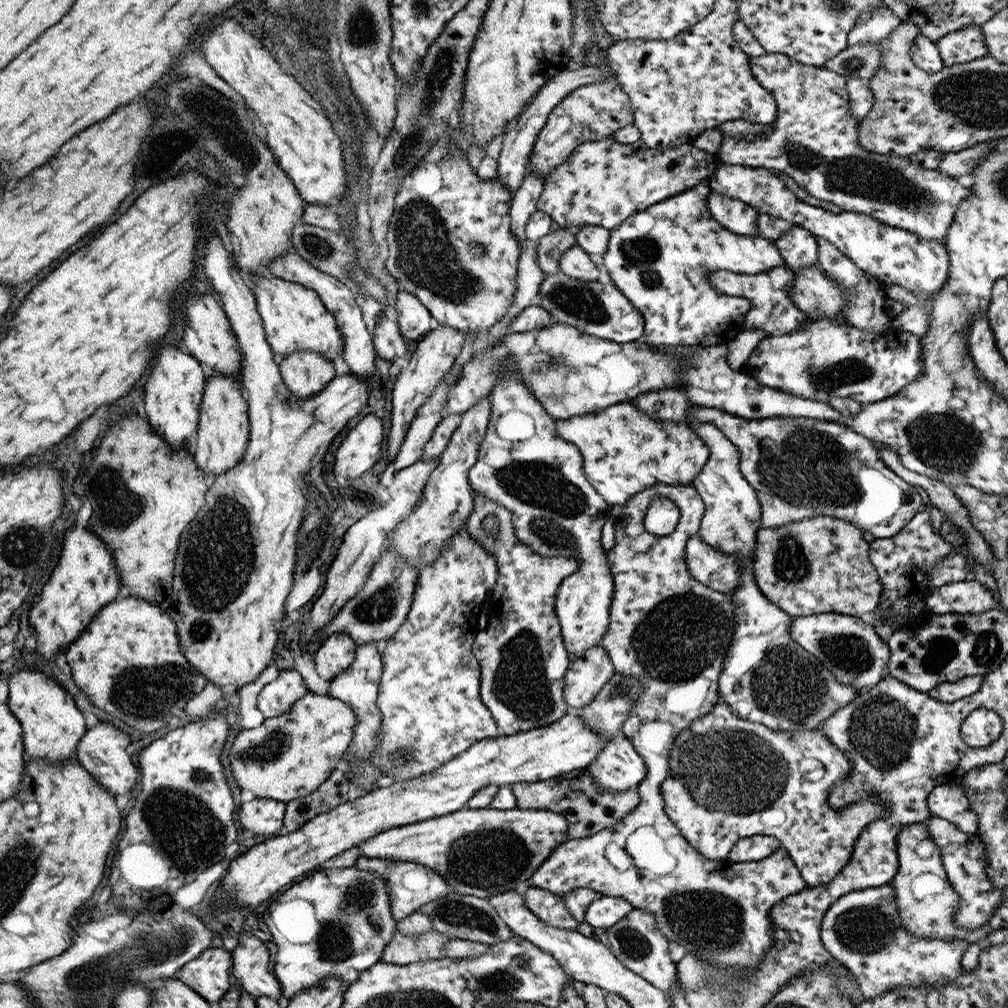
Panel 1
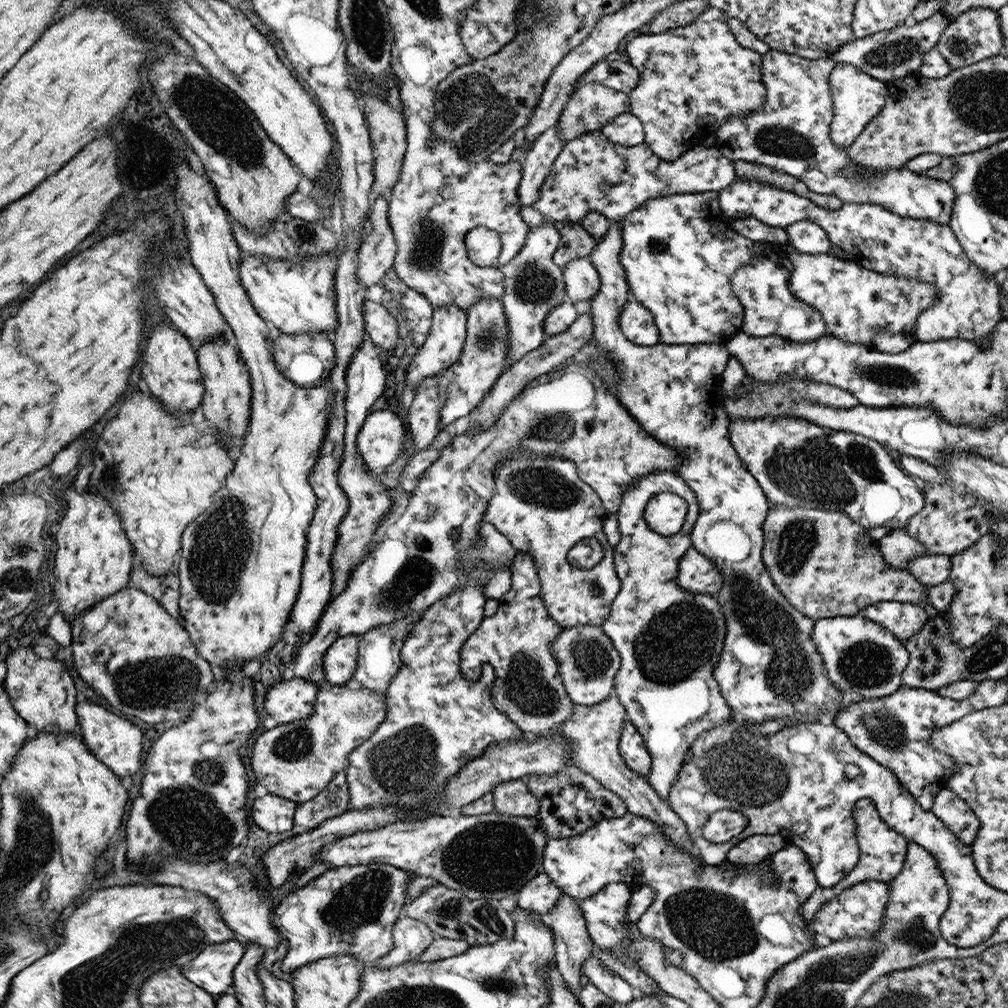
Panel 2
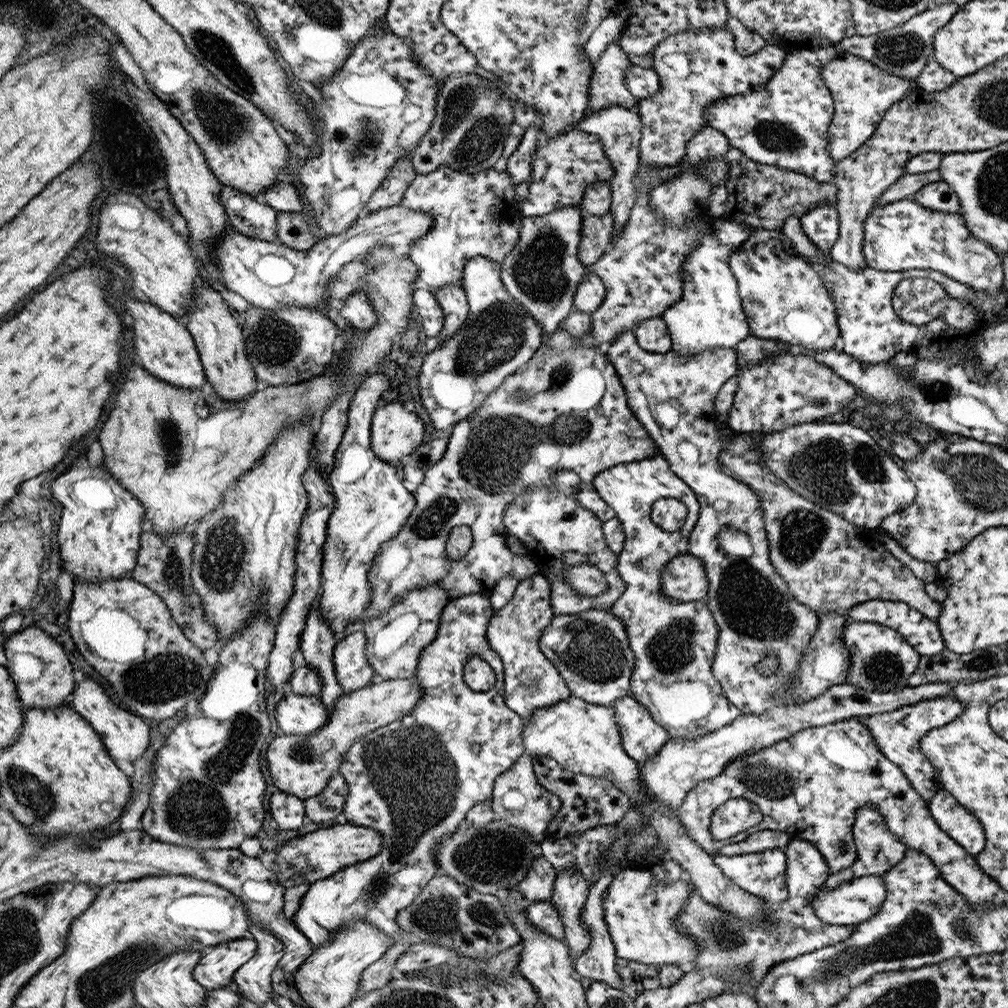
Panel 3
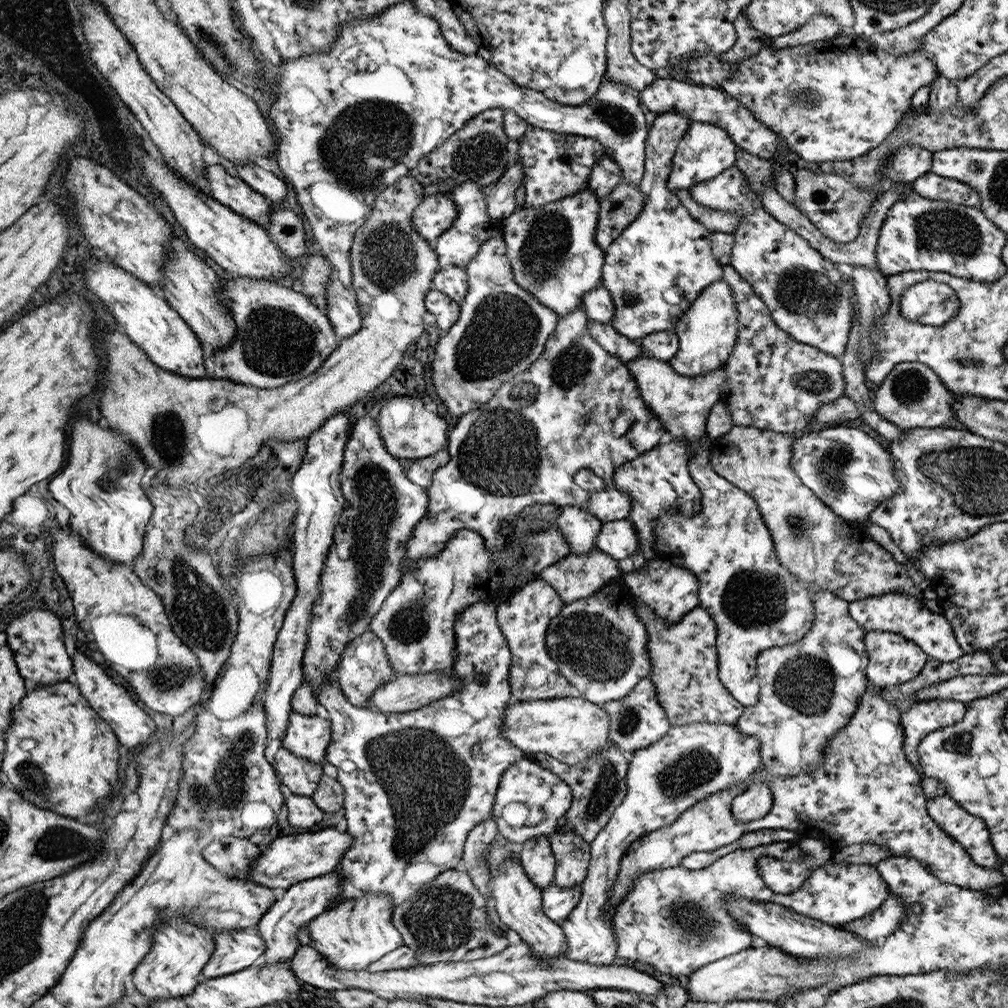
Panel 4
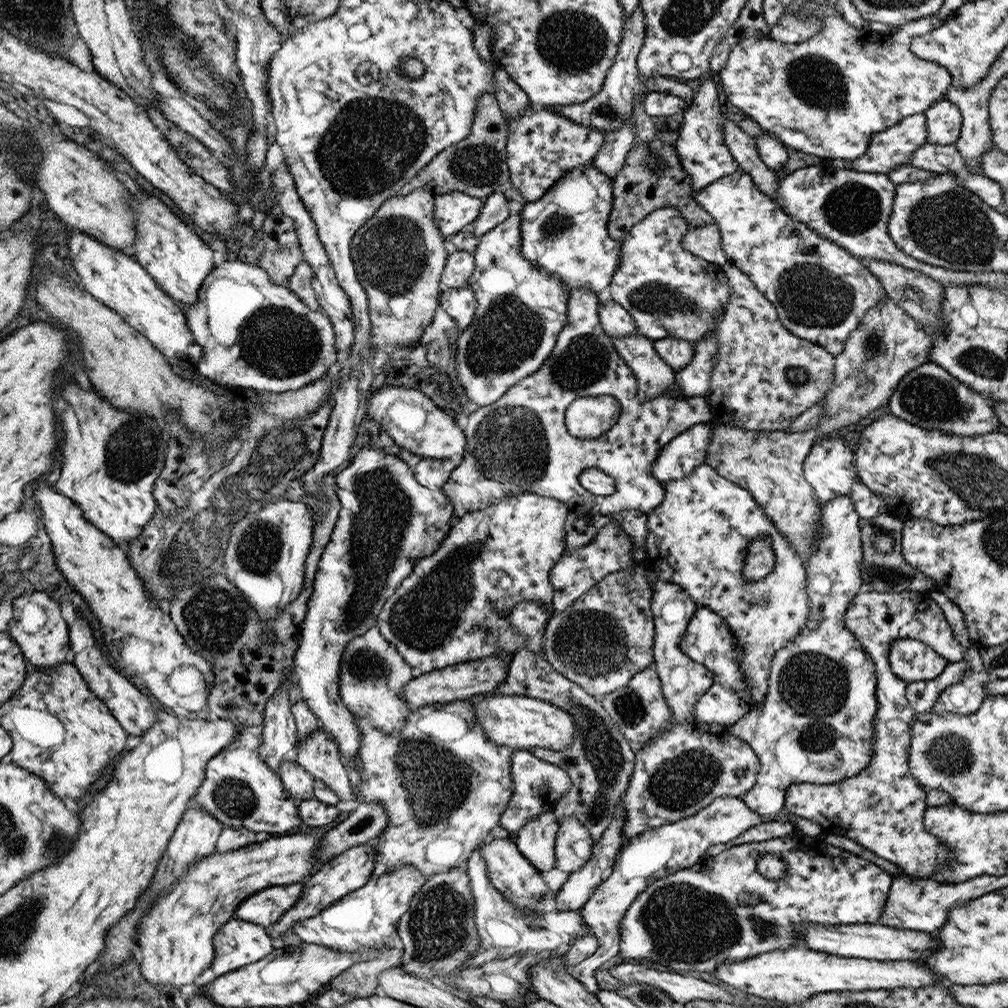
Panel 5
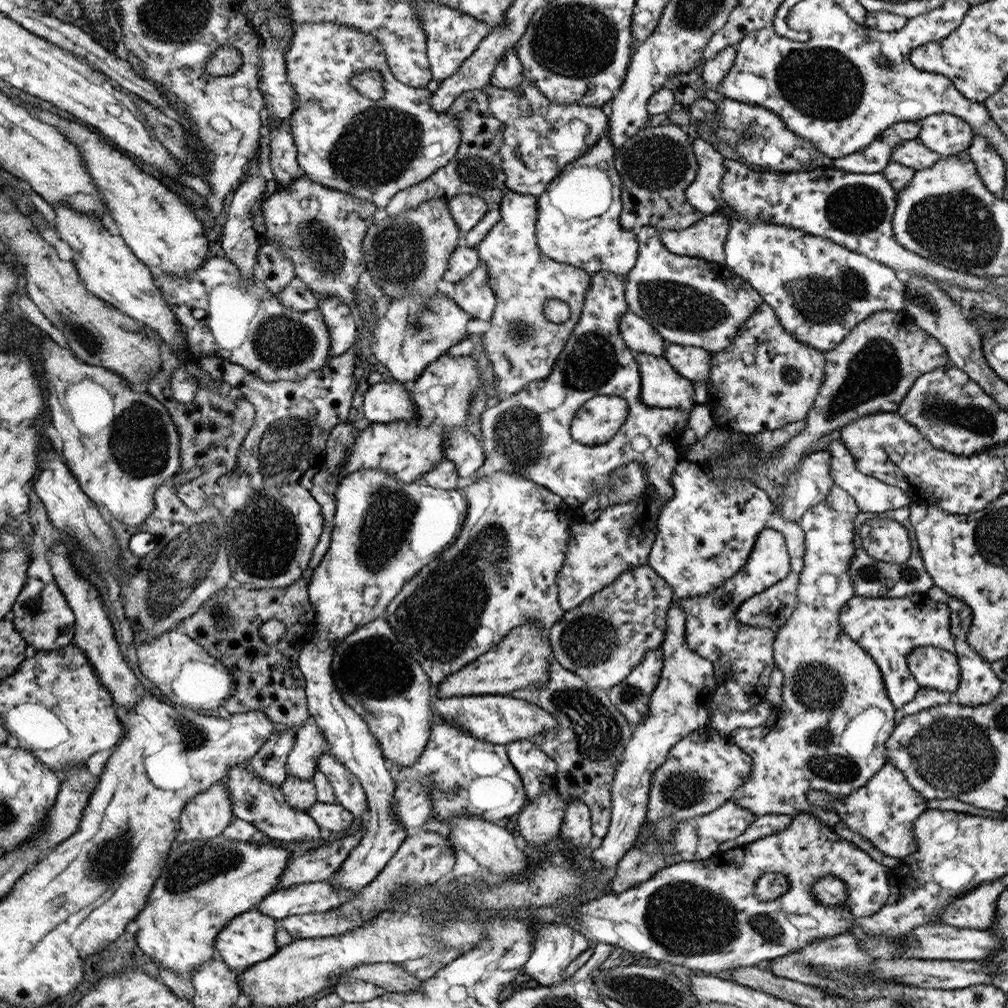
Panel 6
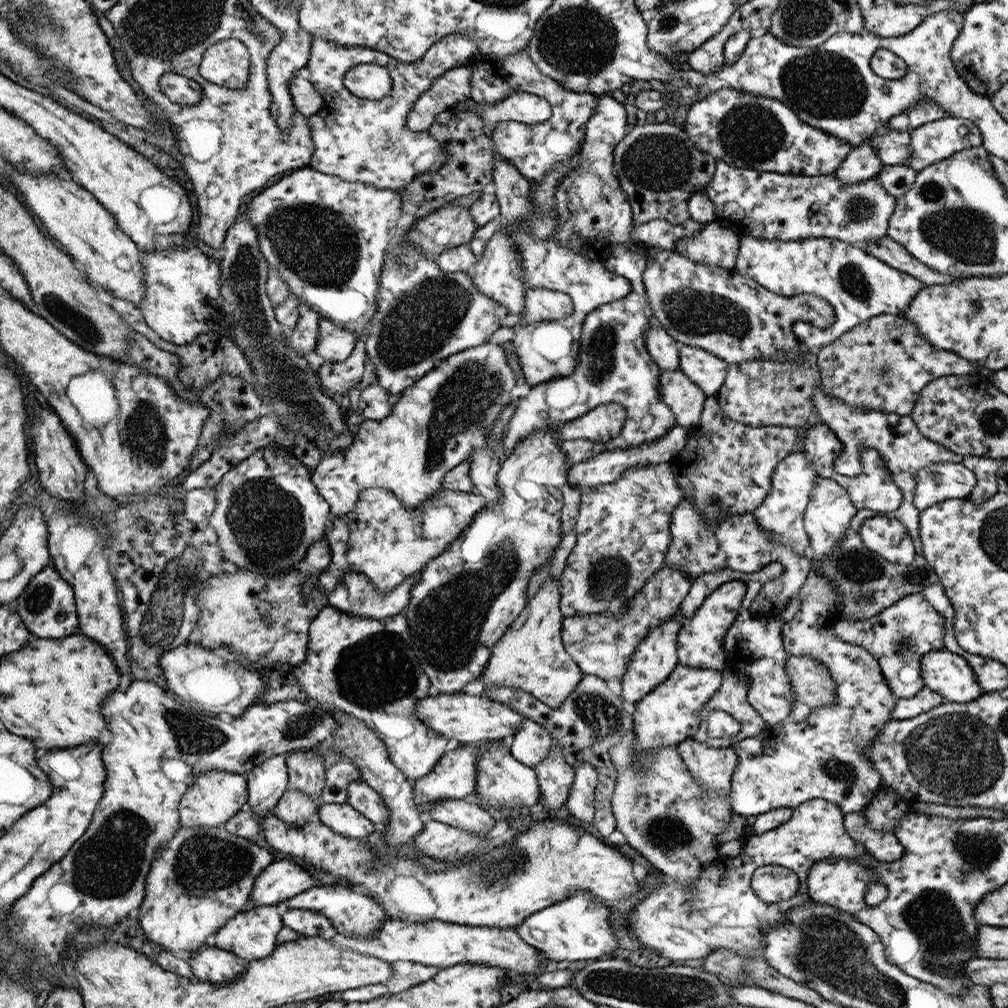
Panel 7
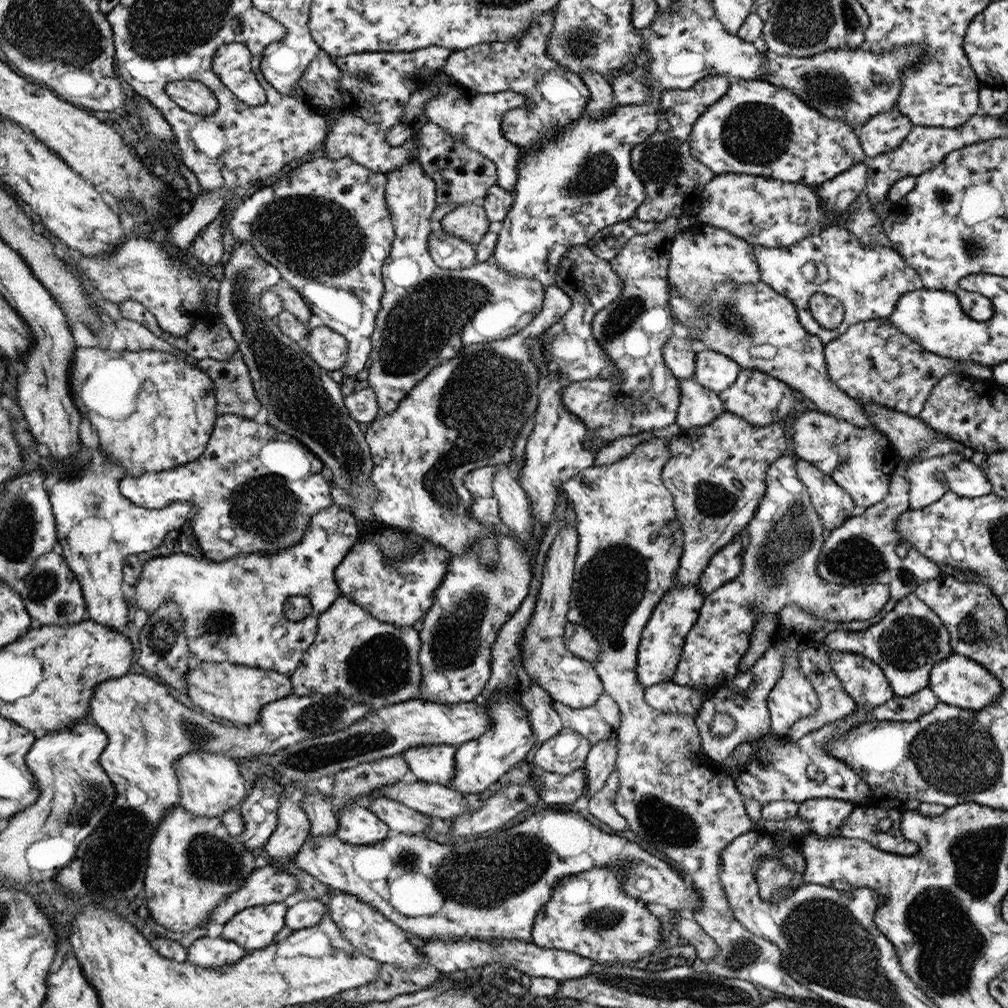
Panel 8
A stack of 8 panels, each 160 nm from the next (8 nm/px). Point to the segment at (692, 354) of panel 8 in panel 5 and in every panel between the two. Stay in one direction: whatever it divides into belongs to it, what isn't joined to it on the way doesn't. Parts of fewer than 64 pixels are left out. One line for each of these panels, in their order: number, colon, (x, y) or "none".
5: (617, 322)
6: (641, 337)
7: (662, 347)

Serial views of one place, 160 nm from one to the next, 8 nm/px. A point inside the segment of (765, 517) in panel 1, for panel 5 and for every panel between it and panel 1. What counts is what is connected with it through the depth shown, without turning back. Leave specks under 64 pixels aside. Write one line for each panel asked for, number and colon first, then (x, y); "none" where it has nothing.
2: (797, 462)
3: (838, 466)
4: (847, 467)
5: (830, 467)

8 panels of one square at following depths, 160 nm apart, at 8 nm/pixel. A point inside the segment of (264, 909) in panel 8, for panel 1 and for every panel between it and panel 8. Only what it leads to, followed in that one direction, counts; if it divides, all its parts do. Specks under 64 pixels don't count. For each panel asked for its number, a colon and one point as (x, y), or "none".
1: (209, 974)
2: (213, 969)
3: (217, 968)
4: (236, 950)
5: (238, 943)
6: (249, 939)
7: (252, 934)

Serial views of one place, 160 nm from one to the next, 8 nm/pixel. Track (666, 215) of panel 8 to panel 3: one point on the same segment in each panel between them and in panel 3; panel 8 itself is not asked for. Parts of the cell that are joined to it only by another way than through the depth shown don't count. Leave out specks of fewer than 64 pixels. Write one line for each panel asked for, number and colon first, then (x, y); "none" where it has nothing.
3: (764, 196)
4: (620, 209)
5: (653, 177)
6: (658, 165)
7: (660, 168)

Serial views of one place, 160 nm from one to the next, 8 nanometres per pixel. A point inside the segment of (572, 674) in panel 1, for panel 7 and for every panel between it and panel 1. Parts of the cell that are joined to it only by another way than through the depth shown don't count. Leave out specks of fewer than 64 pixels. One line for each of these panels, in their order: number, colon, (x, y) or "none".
2: (589, 661)
3: (590, 649)
4: (599, 643)
5: (607, 637)
6: (602, 640)
7: (602, 644)

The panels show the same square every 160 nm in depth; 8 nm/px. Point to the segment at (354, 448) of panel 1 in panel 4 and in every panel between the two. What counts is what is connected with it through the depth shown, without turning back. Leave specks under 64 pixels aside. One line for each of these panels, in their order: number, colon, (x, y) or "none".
2: (383, 434)
3: (395, 433)
4: (410, 429)

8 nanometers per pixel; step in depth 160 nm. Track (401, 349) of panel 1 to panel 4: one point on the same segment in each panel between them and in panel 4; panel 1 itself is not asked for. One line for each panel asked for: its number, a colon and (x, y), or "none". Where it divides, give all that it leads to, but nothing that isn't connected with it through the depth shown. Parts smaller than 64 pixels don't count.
2: (382, 329)
3: (357, 312)
4: (343, 309)

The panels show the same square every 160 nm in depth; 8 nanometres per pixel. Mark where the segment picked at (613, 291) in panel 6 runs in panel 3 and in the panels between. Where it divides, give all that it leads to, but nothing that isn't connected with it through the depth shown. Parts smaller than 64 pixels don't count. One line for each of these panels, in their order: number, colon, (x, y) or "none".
3: (566, 410)
4: (524, 446)
5: (520, 444)

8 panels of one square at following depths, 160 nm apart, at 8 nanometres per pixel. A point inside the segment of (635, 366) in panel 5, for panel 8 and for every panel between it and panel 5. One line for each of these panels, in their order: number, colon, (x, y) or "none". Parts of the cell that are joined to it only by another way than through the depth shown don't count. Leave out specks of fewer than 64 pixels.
6: (662, 386)
7: (686, 399)
8: (698, 405)

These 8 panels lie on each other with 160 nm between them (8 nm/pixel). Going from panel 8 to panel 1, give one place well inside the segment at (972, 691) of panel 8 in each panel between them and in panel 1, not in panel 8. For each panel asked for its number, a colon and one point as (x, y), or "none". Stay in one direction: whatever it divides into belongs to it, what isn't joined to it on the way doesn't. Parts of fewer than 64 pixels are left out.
1: (851, 649)
2: (859, 655)
3: (880, 659)
4: (893, 660)
5: (912, 660)
6: (935, 668)
7: (947, 674)

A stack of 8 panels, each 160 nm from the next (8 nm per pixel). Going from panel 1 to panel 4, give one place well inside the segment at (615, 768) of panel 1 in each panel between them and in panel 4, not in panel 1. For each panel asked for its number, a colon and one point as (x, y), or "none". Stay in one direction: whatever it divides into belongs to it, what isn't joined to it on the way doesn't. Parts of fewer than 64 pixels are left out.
2: (633, 748)
3: (642, 737)
4: (637, 721)

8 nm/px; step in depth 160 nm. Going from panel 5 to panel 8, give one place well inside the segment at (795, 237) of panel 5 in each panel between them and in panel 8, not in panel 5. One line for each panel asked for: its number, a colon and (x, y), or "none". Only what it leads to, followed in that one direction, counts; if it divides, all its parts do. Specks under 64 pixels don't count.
6: (820, 291)
7: (860, 286)
8: (867, 280)

